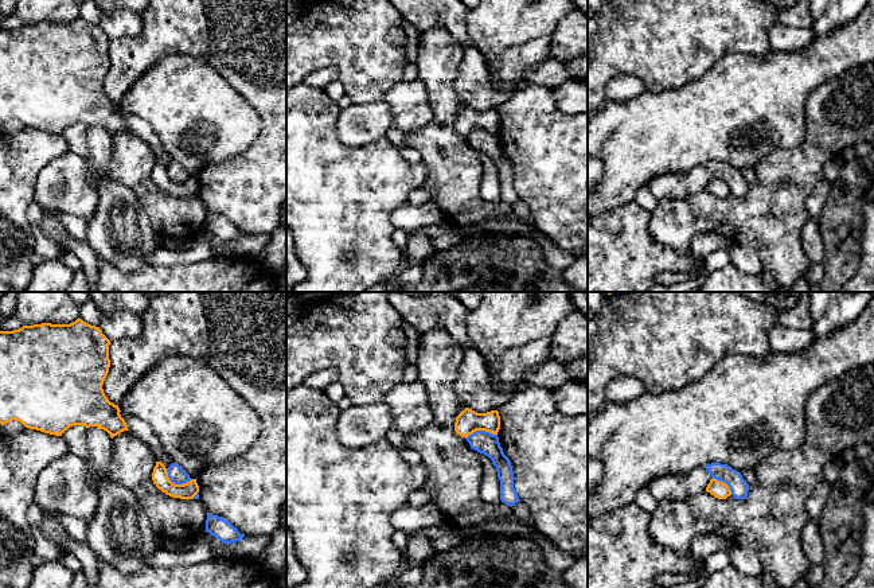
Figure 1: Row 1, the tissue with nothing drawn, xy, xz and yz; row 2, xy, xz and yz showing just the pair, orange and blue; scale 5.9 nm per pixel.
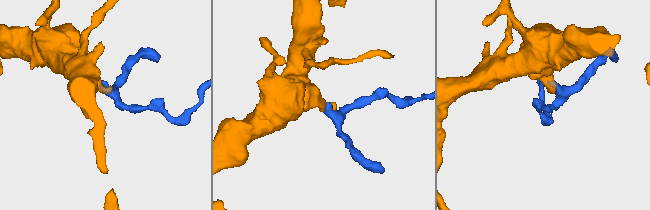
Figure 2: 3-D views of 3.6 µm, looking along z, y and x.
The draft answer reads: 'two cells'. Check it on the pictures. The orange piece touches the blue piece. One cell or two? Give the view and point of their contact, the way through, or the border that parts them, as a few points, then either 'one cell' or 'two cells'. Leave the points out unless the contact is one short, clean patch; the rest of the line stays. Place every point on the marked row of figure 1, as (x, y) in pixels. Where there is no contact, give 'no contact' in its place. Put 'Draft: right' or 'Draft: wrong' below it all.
meets orange in xy at (174, 483); border along xy (166, 468), (167, 476), (175, 483), (186, 483), (191, 479); two cells
Draft: right

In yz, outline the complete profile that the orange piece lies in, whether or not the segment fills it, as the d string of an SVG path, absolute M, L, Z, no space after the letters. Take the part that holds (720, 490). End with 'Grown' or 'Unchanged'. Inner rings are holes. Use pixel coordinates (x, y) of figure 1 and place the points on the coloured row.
M714 478L707 484L706 491L718 499L726 499L727 497L731 495L729 486L723 482L714 479Z. Unchanged

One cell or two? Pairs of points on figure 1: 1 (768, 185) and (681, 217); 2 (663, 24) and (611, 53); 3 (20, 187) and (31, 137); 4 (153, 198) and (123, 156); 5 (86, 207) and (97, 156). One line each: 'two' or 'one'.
1: one
2: one
3: one
4: one
5: two

